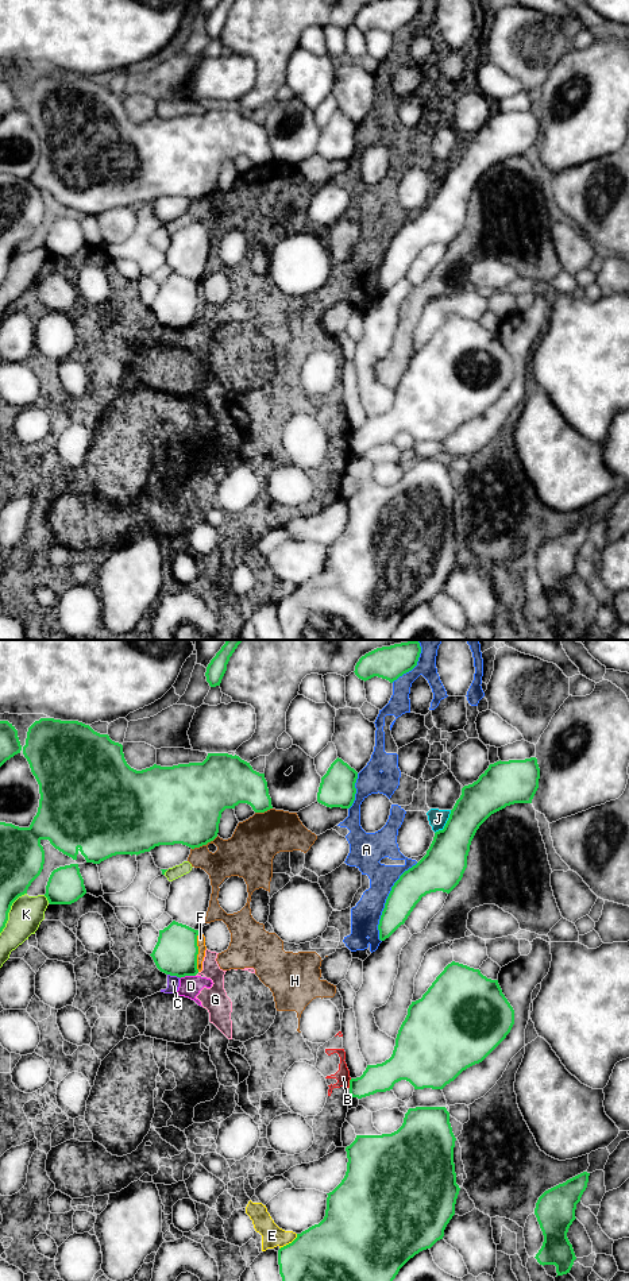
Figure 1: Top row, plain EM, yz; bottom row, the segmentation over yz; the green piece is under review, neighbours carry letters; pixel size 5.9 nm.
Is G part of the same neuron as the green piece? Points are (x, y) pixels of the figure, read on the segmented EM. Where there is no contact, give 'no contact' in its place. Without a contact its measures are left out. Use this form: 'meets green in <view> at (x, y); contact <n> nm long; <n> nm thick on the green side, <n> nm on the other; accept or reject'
meets green in yz at (196, 973); contact 40 nm long; 260 nm thick on the green side, 150 nm on the other; reject

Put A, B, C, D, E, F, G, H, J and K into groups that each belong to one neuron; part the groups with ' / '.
A B C D E F G H J / K

